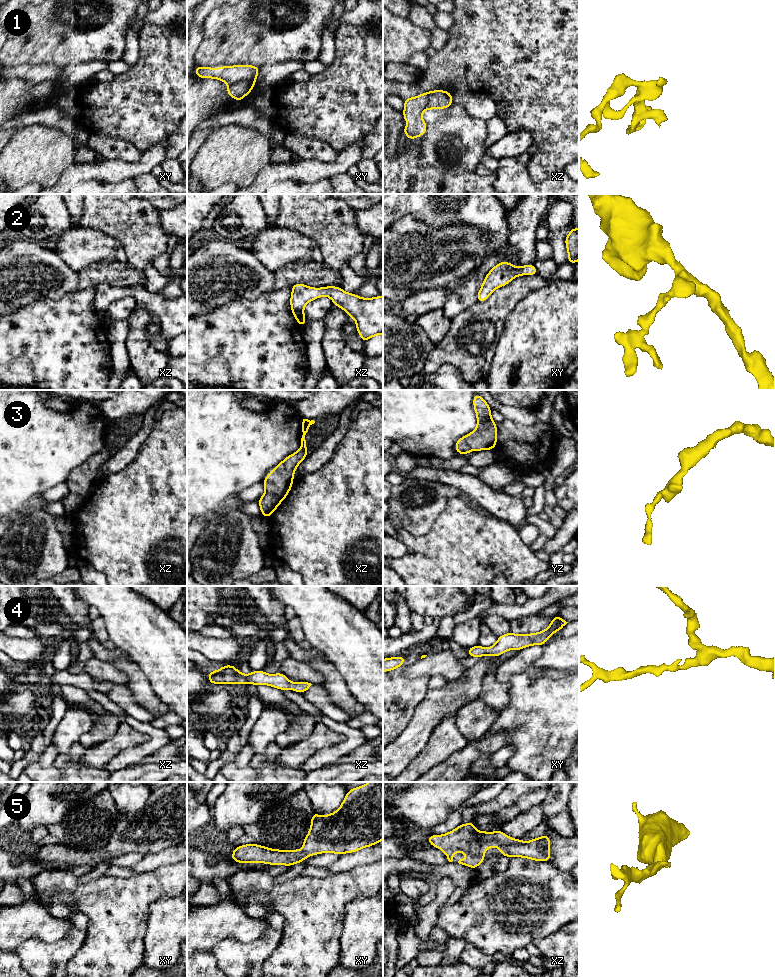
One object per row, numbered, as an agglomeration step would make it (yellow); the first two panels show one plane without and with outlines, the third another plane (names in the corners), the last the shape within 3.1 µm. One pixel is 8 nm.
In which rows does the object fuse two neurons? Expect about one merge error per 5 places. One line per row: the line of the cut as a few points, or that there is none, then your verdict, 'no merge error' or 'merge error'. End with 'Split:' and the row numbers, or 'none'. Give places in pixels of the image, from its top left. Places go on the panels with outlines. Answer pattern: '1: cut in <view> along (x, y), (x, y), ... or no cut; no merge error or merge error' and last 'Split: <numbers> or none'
1: no cut; no merge error
2: no cut; no merge error
3: no cut; no merge error
4: no cut; no merge error
5: no cut; no merge error
Split: none

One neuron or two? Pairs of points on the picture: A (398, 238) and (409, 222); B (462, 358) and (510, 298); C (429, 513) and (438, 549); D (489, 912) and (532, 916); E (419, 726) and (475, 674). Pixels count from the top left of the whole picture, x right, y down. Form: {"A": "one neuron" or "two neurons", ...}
{"A": "one neuron", "B": "one neuron", "C": "two neurons", "D": "one neuron", "E": "one neuron"}

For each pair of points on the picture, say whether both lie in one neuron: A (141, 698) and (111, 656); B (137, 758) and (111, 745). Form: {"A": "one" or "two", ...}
{"A": "one", "B": "two"}

